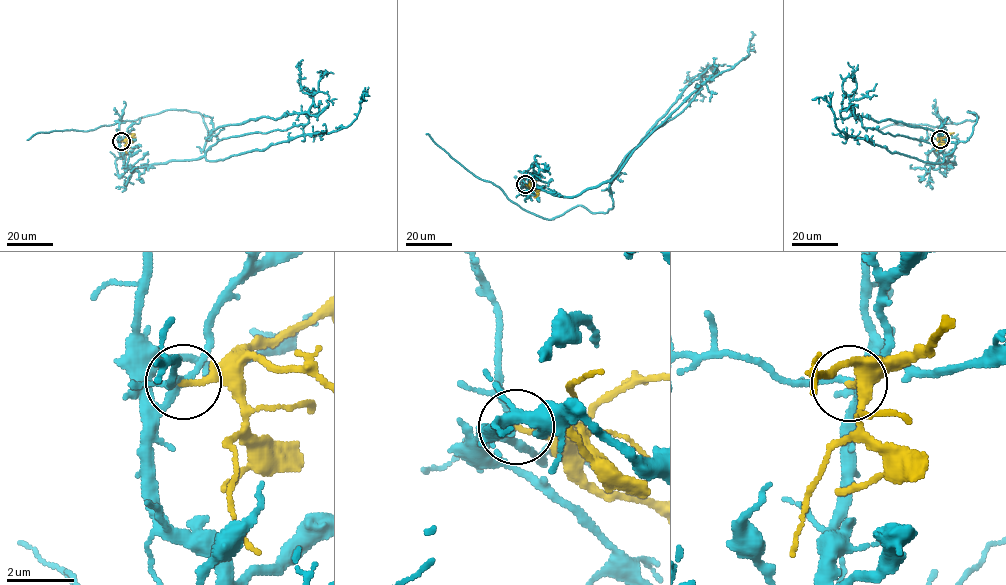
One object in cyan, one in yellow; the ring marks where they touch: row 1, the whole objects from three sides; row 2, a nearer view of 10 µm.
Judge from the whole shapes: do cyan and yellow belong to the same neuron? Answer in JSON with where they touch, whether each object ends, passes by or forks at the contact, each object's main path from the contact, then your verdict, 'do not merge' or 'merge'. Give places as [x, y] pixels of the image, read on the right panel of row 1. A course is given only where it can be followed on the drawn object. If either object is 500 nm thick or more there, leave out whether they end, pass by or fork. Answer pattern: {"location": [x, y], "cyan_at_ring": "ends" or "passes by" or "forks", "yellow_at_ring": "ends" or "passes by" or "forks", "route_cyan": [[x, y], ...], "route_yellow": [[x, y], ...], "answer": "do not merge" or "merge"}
{"location": [940, 139], "cyan_at_ring": "forks", "yellow_at_ring": "passes by", "route_cyan": [[940, 139], [940, 167], [949, 167], [945, 156], [977, 119], [968, 111], [978, 118], [879, 130]], "route_yellow": [[940, 139], [953, 132]], "answer": "do not merge"}

